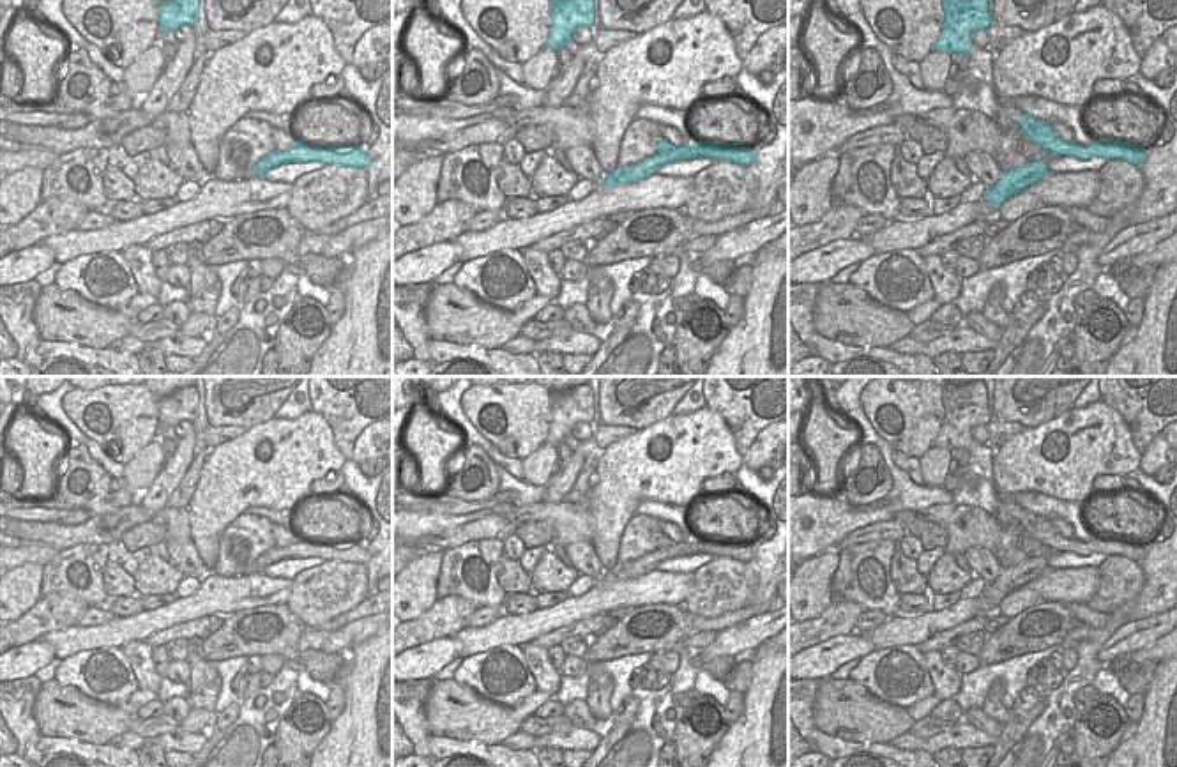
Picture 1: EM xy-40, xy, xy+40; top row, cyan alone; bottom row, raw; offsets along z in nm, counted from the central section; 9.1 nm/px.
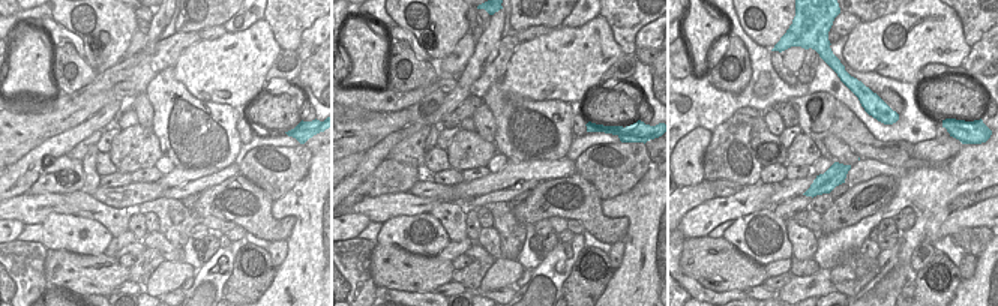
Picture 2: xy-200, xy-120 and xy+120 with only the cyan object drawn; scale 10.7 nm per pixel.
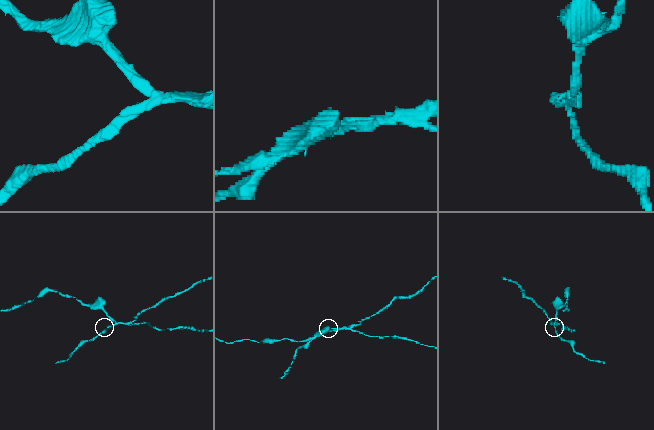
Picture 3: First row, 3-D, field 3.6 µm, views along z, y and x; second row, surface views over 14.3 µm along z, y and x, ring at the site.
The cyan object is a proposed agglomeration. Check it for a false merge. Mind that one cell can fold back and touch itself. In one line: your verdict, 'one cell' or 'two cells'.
two cells

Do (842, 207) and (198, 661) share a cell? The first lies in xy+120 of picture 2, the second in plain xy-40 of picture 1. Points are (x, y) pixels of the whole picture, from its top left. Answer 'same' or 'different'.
different

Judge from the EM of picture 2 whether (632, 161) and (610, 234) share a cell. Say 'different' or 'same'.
different

